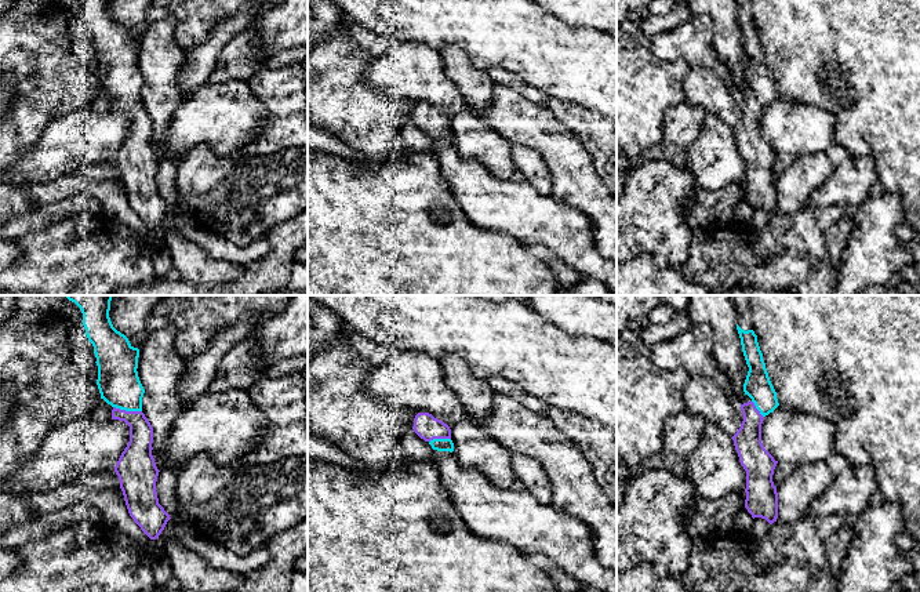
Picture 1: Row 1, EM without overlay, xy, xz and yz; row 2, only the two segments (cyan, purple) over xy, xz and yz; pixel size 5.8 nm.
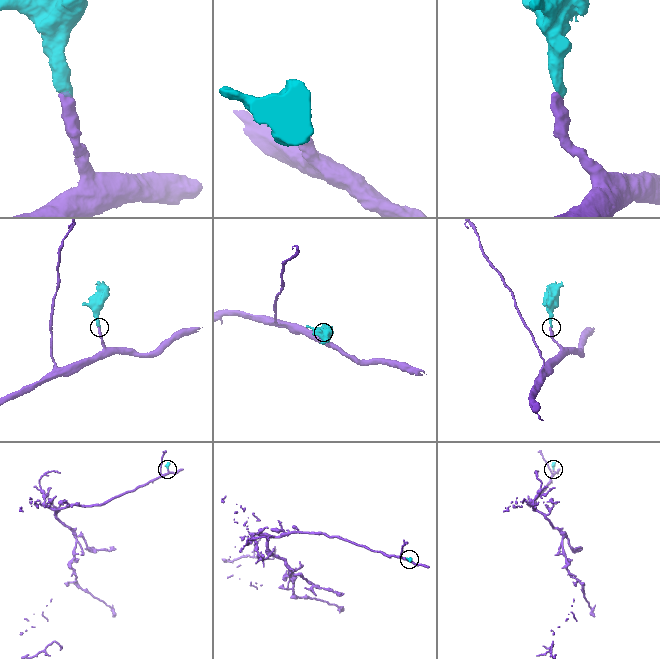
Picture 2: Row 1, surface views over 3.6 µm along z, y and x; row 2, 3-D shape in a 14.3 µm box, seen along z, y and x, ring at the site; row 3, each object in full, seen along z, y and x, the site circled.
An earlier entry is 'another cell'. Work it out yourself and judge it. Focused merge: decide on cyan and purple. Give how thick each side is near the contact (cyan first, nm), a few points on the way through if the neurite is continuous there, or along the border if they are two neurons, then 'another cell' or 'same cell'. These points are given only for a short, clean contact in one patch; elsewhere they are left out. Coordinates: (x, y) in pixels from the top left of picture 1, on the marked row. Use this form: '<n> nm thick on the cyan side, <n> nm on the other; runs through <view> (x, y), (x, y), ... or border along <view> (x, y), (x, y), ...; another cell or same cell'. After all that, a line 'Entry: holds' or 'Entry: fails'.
240 nm thick on the cyan side, 160 nm on the other; runs through xy (119, 384), (126, 396), (127, 410), (138, 422), (138, 451); same cell
Entry: fails

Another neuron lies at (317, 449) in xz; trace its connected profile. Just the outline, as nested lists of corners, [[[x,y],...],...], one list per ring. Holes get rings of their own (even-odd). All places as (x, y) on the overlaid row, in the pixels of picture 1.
[[[308,435],[308,461],[334,464],[350,472],[363,471],[366,468],[337,446],[312,435]]]

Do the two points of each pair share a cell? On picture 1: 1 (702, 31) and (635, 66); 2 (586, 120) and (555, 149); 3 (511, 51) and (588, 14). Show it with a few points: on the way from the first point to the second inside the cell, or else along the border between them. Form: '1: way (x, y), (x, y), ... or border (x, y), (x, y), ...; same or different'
1: border (650, 47), (660, 58), (687, 62); different
2: border (551, 109), (578, 137), (592, 159); different
3: border (552, 14), (570, 24), (600, 31); different

